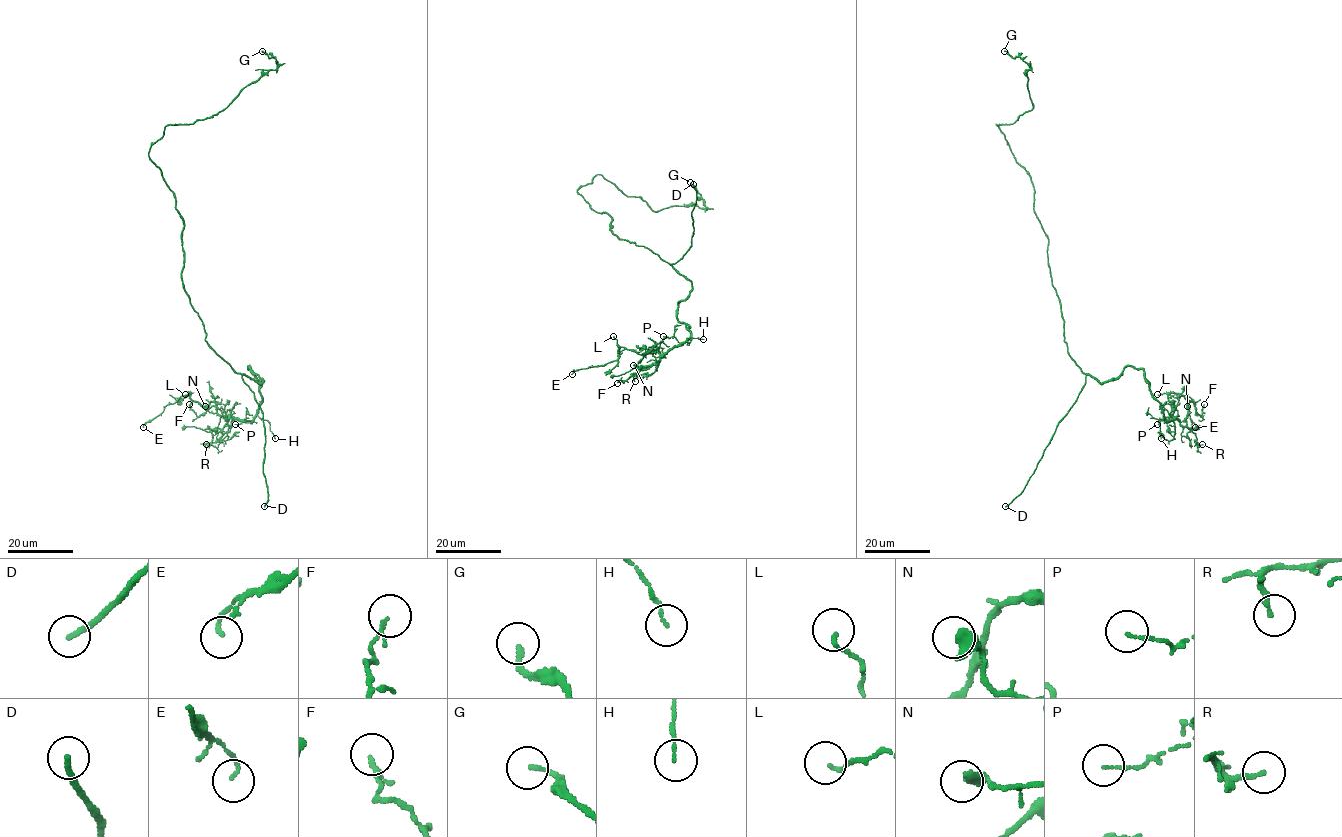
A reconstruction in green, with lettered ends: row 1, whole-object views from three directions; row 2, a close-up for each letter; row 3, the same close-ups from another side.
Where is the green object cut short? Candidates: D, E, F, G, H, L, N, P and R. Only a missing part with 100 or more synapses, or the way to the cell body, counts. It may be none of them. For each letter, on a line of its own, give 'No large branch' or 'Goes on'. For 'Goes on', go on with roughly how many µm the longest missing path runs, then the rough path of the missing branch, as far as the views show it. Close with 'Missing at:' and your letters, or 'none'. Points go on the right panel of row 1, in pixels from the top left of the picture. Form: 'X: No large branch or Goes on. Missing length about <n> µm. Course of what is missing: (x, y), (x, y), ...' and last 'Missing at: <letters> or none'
D: Goes on. Missing length about 20 µm. Course of what is missing: (1005, 506), (973, 528), (970, 539), (963, 546)
E: No large branch
F: No large branch
G: No large branch
H: No large branch
L: No large branch
N: No large branch
P: No large branch
R: No large branch
Missing at: D

